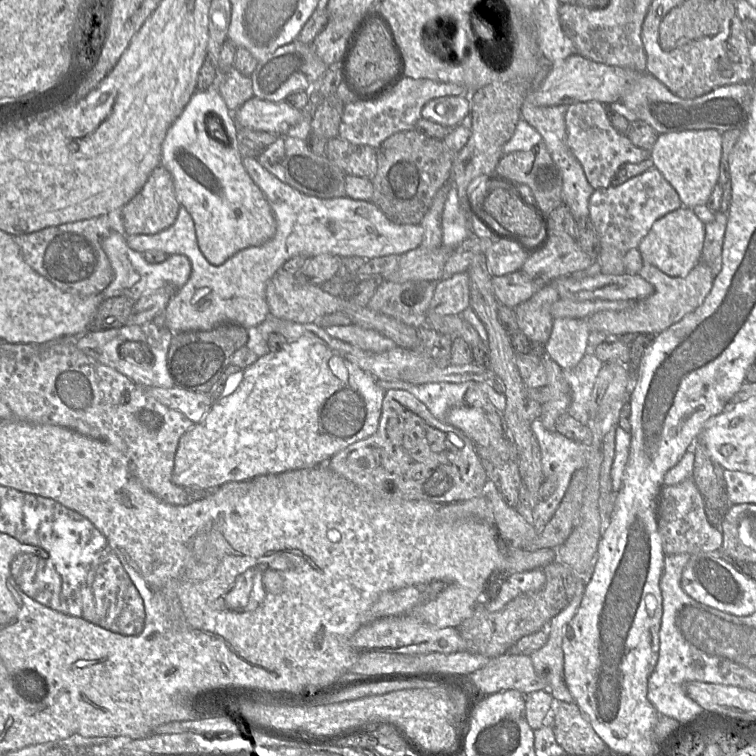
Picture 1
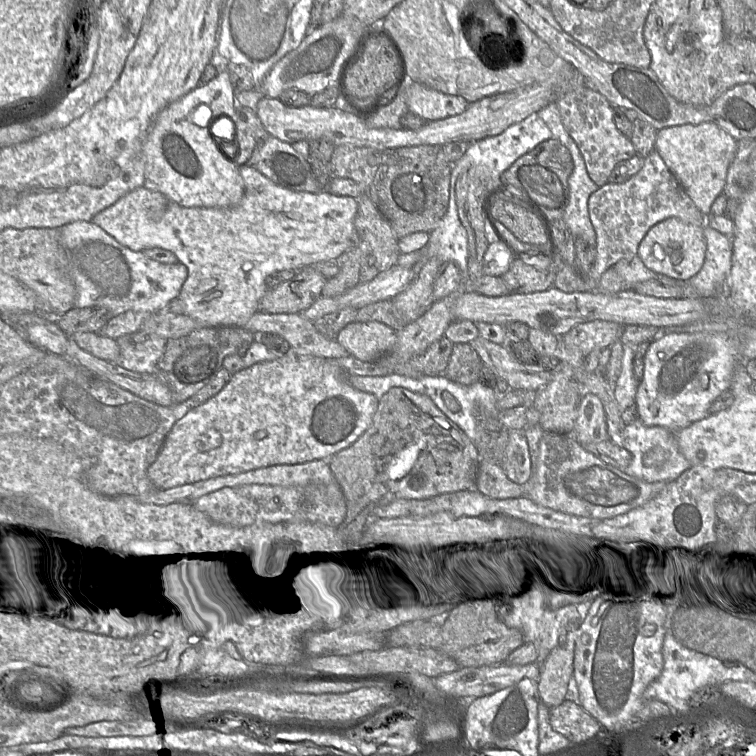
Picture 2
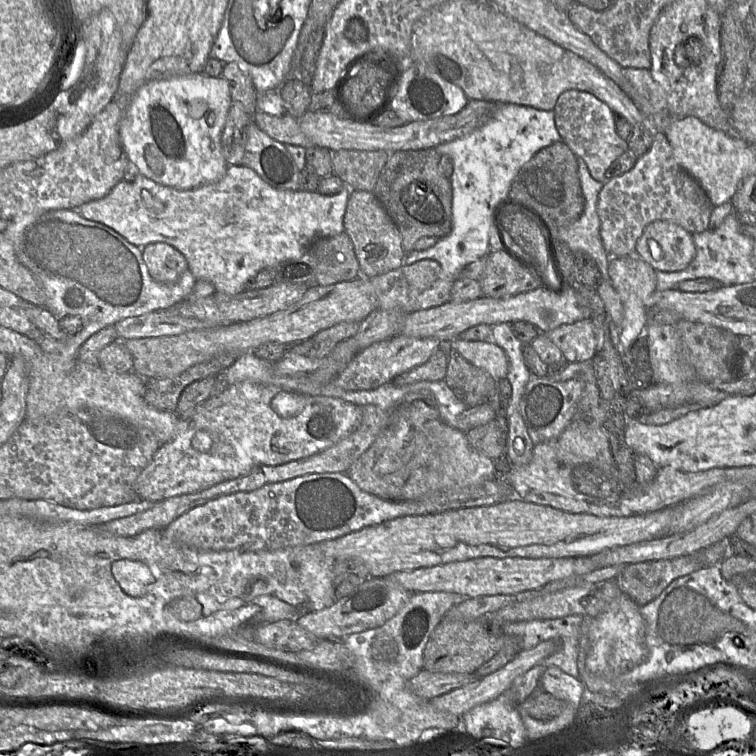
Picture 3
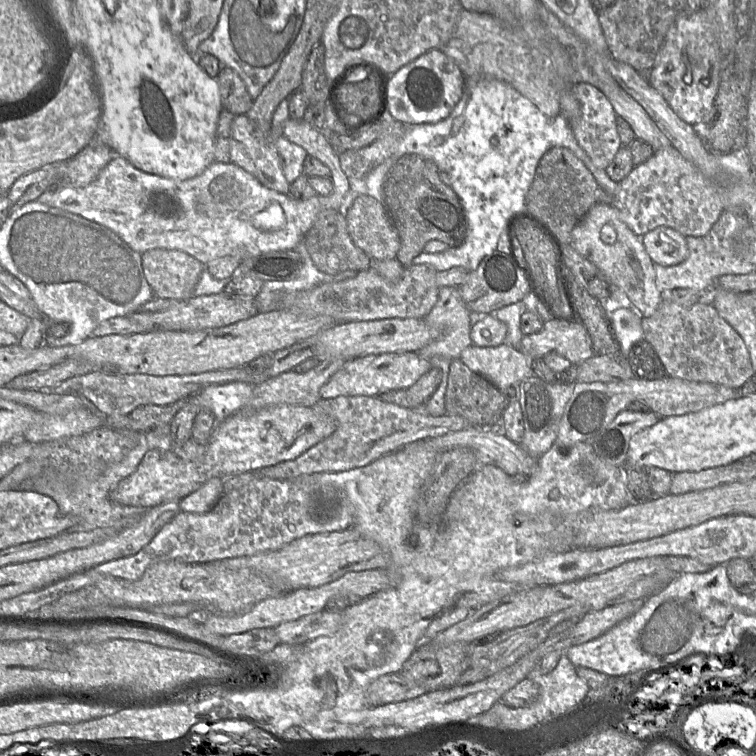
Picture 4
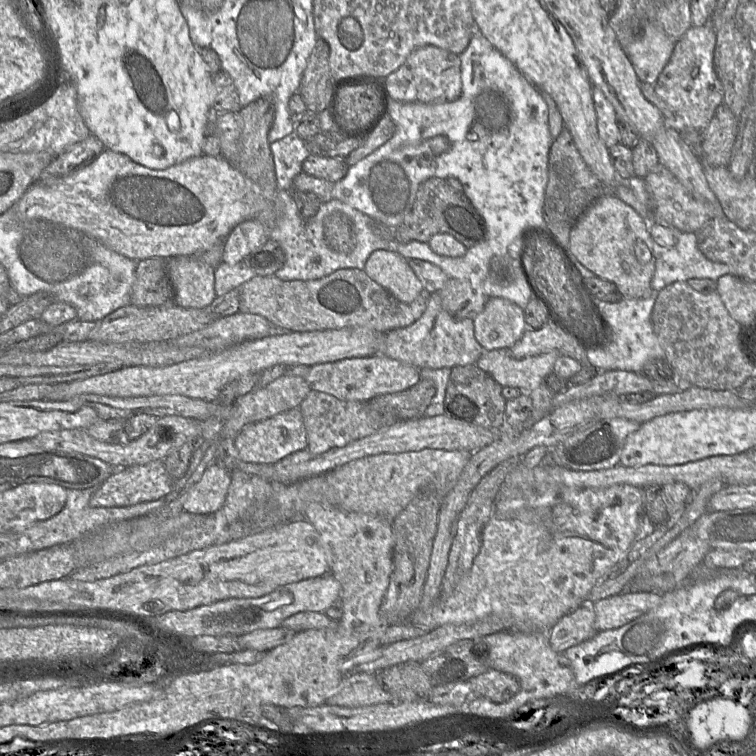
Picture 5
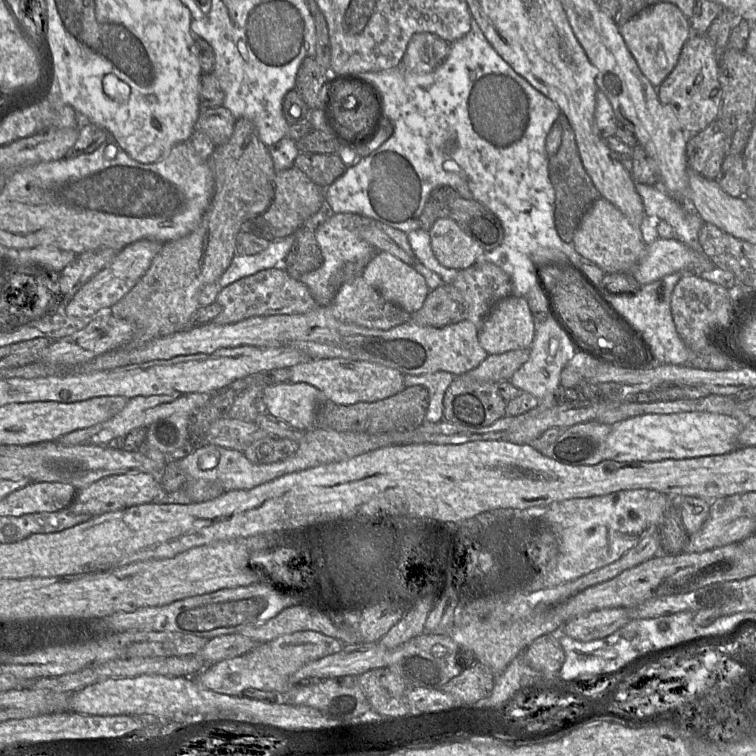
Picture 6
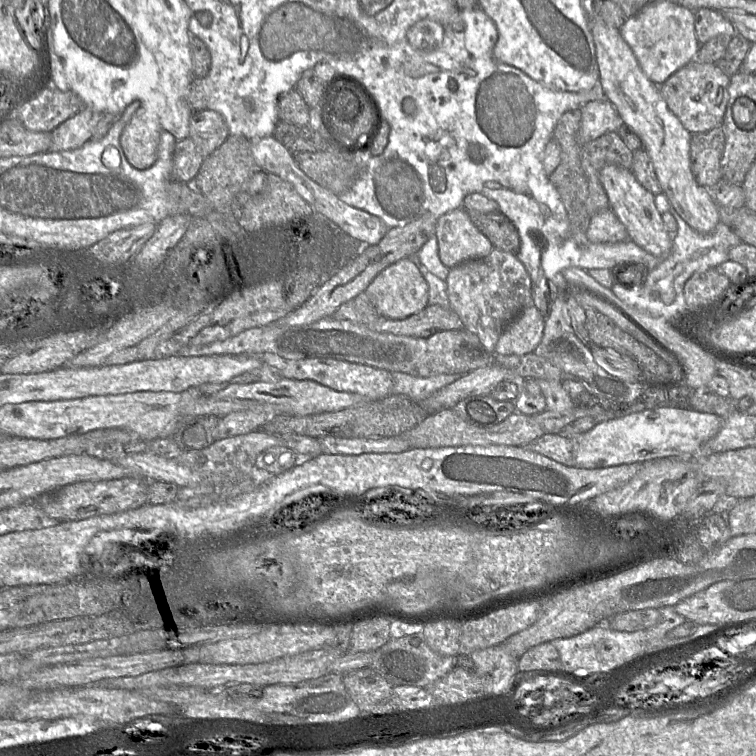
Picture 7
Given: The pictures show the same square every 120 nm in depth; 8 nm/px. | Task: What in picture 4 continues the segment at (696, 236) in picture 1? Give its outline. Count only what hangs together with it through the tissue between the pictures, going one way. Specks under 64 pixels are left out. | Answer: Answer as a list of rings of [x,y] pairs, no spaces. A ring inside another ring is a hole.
[[[658,227],[641,236],[648,256],[655,265],[674,266],[688,256],[686,237],[670,227]]]

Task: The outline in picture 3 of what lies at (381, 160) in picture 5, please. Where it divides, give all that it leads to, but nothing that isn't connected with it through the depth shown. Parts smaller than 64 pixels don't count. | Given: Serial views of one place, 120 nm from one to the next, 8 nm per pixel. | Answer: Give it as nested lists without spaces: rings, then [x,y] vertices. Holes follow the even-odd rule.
[[[505,103],[500,105],[494,117],[482,127],[467,136],[436,146],[439,154],[447,154],[453,160],[450,177],[452,230],[447,236],[439,238],[434,246],[405,254],[403,264],[435,260],[448,276],[453,280],[458,279],[466,265],[491,252],[489,231],[492,224],[497,222],[500,210],[507,203],[513,202],[508,195],[517,172],[539,150],[561,140],[553,110]]]

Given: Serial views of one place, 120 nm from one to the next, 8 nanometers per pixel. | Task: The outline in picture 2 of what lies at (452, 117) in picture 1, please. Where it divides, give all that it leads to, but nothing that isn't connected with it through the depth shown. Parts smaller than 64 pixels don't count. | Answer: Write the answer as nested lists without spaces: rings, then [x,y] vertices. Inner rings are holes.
[[[408,76],[398,95],[405,101],[409,112],[420,116],[427,122],[460,114],[470,104],[461,96],[439,92],[409,80]]]

